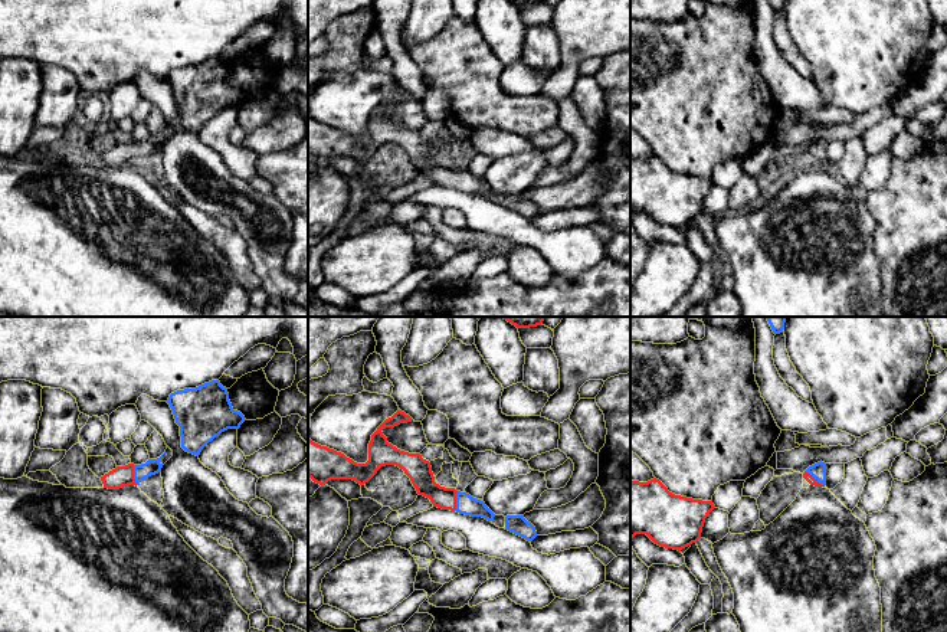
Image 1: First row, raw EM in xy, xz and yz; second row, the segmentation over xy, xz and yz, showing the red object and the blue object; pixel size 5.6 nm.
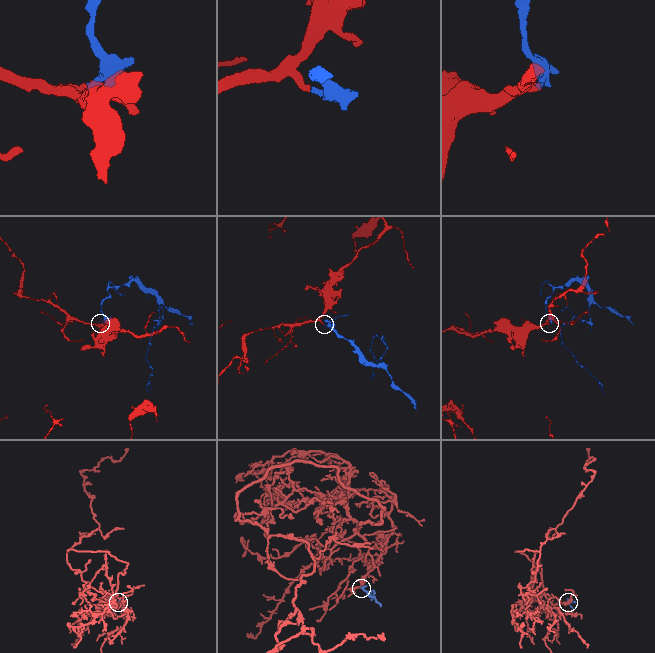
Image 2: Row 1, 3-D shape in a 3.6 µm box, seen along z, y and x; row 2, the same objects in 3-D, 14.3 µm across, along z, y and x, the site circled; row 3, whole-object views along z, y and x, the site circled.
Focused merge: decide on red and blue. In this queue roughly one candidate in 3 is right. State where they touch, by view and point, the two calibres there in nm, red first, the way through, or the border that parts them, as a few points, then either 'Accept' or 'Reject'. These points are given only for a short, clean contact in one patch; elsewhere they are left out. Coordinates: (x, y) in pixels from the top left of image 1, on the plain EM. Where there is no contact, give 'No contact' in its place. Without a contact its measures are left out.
Touches red at xy (133, 153). Thickness 120 nm (red) against 90 nm. Accept

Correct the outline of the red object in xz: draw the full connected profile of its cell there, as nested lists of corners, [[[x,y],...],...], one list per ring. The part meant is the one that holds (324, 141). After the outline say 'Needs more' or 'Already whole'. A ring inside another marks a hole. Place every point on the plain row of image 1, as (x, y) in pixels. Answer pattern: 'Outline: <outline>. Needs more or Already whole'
Outline: [[[402,88],[386,96],[371,112],[368,138],[366,141],[357,141],[344,131],[308,117],[308,155],[320,163],[325,163],[331,157],[353,157],[364,163],[381,144],[396,143],[410,155],[417,171],[429,176],[433,184],[492,199],[495,191],[484,179],[455,166],[440,164],[435,160],[429,138],[423,137],[420,131],[400,128],[387,119],[387,115],[381,109],[383,107],[412,98]]]. Needs more

